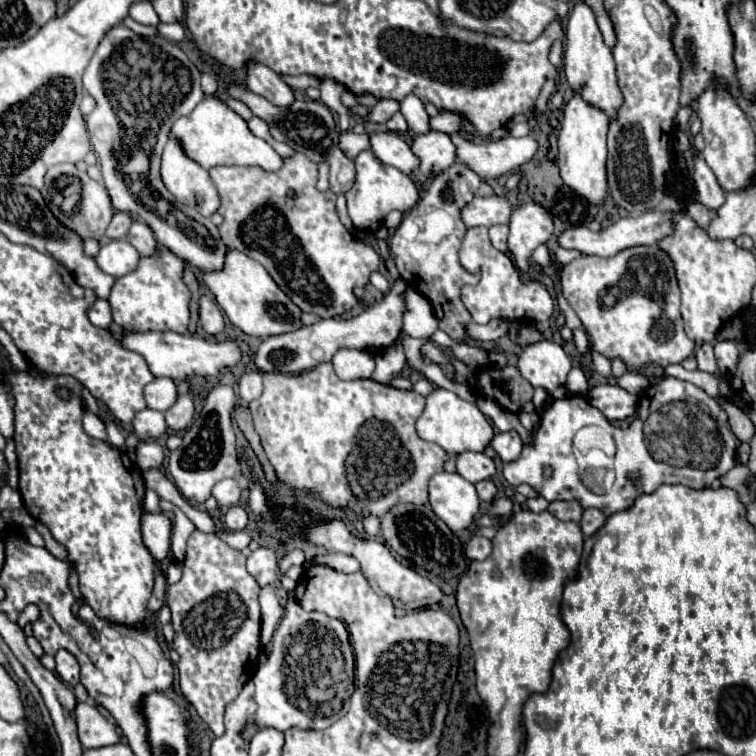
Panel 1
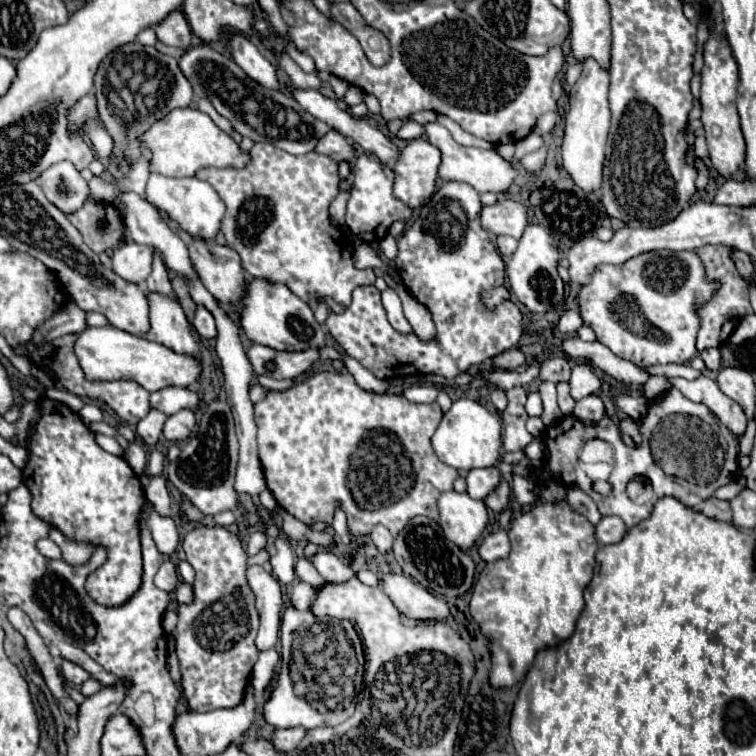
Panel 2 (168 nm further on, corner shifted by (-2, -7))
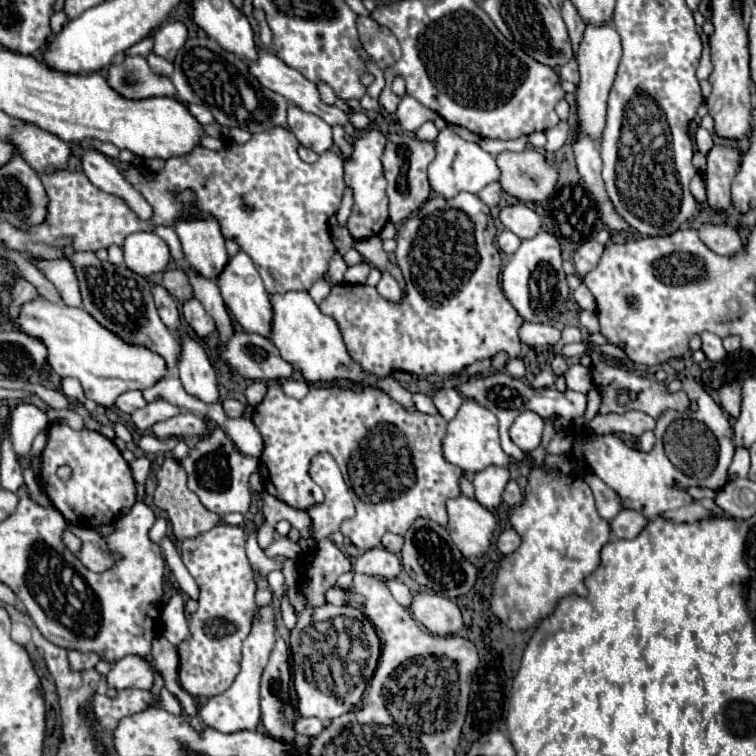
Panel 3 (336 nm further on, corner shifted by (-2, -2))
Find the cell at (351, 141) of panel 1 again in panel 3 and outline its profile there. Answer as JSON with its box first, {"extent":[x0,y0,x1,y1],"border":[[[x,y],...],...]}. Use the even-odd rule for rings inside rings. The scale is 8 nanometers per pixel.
{"extent":[288,105,332,153],"border":[[[290,105],[288,123],[290,131],[304,147],[316,153],[324,153],[332,147],[332,127],[318,115],[306,113],[298,105]]]}

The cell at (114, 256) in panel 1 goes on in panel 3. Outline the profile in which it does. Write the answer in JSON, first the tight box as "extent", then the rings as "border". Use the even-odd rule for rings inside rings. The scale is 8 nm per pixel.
{"extent":[122,233,170,277],"border":[[[132,233],[122,249],[124,263],[142,277],[164,271],[170,263],[170,249],[166,247],[166,241],[154,233]]]}

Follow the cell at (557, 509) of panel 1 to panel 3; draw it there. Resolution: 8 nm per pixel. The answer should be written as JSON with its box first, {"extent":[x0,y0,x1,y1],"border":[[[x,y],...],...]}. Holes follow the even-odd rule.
{"extent":[584,473,624,519],"border":[[[594,473],[584,477],[586,483],[592,487],[594,497],[596,497],[596,507],[600,517],[604,519],[614,519],[614,515],[618,515],[624,507],[622,507],[622,499],[618,497],[618,493],[614,489],[610,489],[606,483],[602,483],[602,479],[598,479]]]}

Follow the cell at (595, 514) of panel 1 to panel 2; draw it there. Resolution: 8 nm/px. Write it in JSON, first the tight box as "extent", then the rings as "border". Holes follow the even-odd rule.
{"extent":[594,516,626,544],"border":[[[602,516],[602,520],[594,526],[594,536],[600,544],[620,542],[626,532],[626,524],[618,516]]]}

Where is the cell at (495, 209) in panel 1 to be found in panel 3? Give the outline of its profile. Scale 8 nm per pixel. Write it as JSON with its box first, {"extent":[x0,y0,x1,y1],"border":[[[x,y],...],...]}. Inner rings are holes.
{"extent":[500,203,542,239],"border":[[[522,203],[504,207],[500,211],[500,221],[504,223],[506,229],[516,233],[520,239],[532,239],[538,231],[542,231],[542,221],[538,213]]]}

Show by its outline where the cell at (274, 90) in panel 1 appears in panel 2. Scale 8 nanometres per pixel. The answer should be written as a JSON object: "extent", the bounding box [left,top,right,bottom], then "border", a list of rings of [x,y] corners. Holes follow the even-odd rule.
{"extent":[228,34,280,90],"border":[[[232,34],[228,38],[228,48],[234,56],[234,62],[252,78],[258,80],[258,84],[262,84],[264,88],[270,90],[280,90],[280,82],[278,82],[278,74],[272,62],[268,62],[260,50],[242,34]]]}

